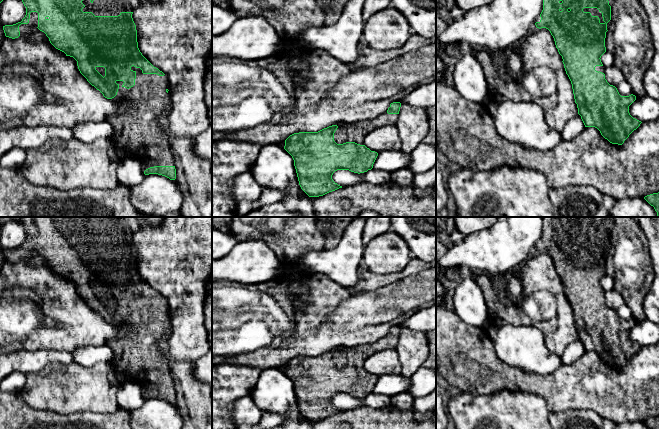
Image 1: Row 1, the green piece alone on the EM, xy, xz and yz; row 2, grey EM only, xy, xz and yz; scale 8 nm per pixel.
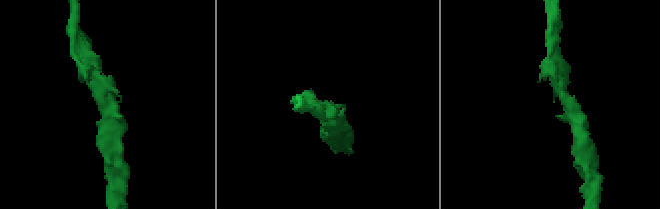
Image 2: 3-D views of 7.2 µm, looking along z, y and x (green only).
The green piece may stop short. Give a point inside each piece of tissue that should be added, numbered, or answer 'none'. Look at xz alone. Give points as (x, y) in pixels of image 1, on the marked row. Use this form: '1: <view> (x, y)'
1: xz (346, 132)

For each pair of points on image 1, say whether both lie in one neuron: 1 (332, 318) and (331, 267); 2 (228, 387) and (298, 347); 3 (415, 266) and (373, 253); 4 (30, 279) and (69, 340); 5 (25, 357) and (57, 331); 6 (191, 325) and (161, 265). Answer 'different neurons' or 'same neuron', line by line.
1: different neurons
2: different neurons
3: different neurons
4: same neuron
5: different neurons
6: same neuron

